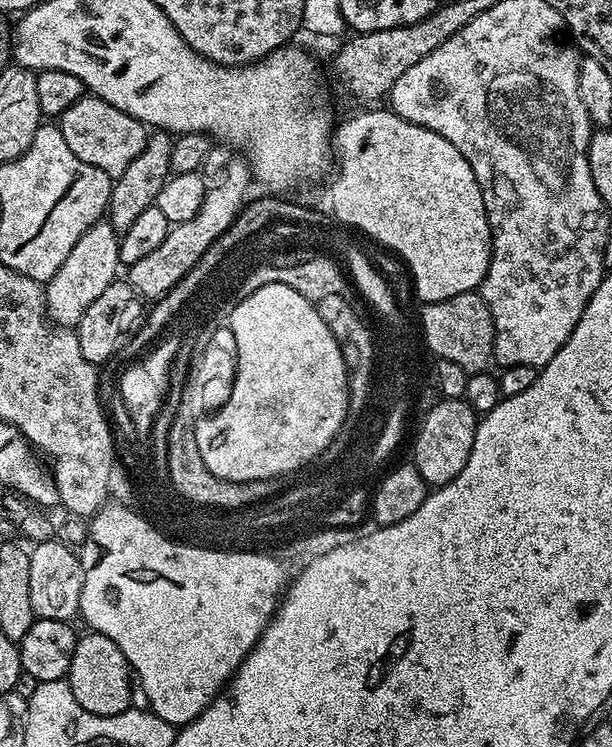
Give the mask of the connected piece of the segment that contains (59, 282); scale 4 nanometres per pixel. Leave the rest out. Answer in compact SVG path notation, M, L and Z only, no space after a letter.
M97 222L88 233L78 240L74 250L58 266L58 270L47 281L44 300L48 304L48 315L57 325L79 325L82 314L94 300L102 295L106 286L117 283L116 271L122 268L120 262L120 239L117 231L108 222Z

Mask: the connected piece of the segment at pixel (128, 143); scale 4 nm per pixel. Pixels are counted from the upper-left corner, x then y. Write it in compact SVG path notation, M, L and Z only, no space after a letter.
M91 94L67 108L58 118L58 127L62 138L66 138L66 146L74 150L77 158L82 158L82 162L90 166L98 166L98 170L113 178L123 174L130 162L142 153L150 135L149 129L139 120Z

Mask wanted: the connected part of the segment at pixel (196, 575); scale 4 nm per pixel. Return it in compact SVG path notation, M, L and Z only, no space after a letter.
M116 502L116 505L105 506L91 517L92 540L84 544L82 551L82 561L84 568L84 585L82 586L81 604L79 615L83 618L87 626L93 632L100 632L106 638L112 639L122 650L122 654L131 664L131 671L138 677L140 684L148 691L147 703L151 711L162 717L167 724L173 726L183 726L190 723L206 706L210 706L212 701L224 691L232 675L238 670L238 666L250 654L250 650L258 642L260 635L266 630L266 626L275 616L277 608L280 607L281 599L286 591L286 585L290 580L290 572L284 569L284 564L280 560L275 560L272 556L267 556L264 552L238 552L239 550L221 550L218 547L210 547L204 552L194 546L188 550L176 549L176 544L169 543L161 535L157 535L152 527L144 523L137 515L124 508L123 503Z

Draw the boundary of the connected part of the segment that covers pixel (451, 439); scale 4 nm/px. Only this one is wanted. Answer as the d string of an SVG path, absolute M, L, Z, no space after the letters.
M440 398L436 401L410 444L410 450L416 453L418 458L416 469L428 485L449 484L460 473L462 466L466 466L466 458L470 458L470 450L474 446L477 423L478 413L467 400Z

